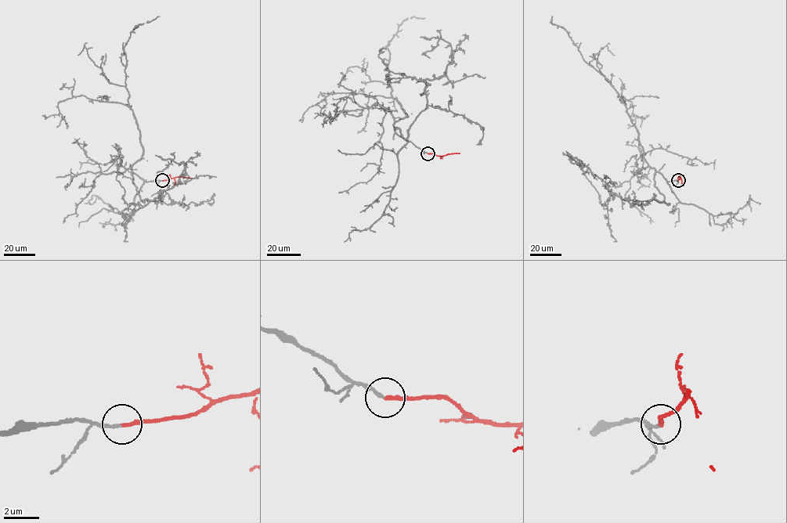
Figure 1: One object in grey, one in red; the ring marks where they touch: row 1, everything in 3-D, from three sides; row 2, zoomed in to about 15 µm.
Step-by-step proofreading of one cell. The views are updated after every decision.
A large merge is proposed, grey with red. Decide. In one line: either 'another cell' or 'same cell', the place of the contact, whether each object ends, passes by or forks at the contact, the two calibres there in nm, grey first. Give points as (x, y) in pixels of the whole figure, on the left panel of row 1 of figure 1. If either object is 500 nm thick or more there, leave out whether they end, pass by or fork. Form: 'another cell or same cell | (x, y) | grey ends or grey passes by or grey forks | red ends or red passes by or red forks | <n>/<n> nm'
same cell | (162, 180) | grey ends | red ends | 170/240 nm

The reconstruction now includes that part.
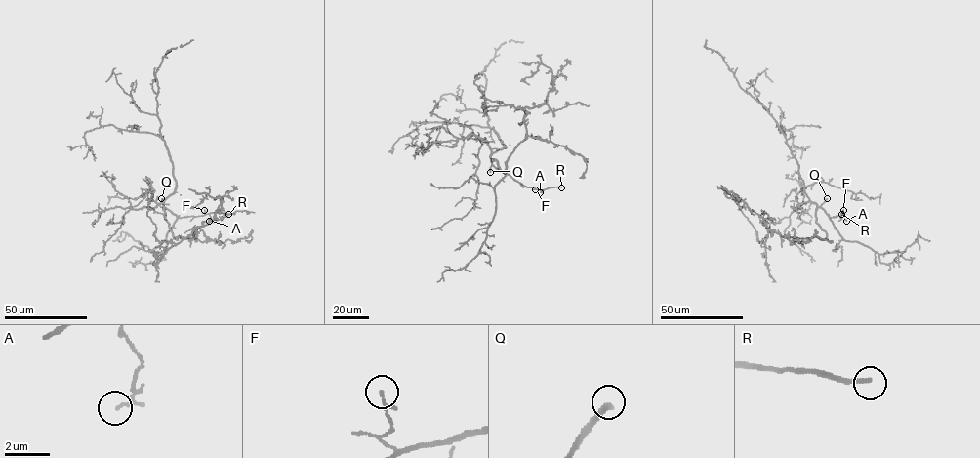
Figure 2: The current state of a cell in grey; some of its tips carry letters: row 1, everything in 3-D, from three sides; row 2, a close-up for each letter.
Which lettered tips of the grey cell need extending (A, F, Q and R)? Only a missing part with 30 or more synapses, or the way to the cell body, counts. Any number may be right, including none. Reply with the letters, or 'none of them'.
Q

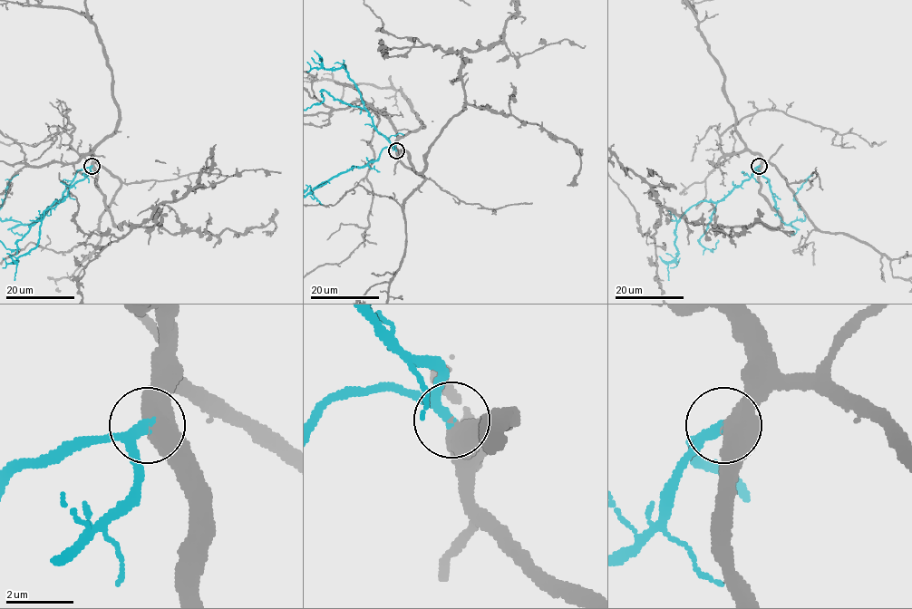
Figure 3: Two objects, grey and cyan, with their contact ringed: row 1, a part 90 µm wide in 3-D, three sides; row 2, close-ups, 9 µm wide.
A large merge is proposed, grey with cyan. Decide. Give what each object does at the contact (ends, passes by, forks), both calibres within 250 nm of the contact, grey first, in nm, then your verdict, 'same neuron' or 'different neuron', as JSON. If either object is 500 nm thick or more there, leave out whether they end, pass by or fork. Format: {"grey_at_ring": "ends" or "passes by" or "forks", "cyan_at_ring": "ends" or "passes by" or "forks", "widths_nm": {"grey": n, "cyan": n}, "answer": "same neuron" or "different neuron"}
{"grey_at_ring": "passes by", "cyan_at_ring": "passes by", "widths_nm": {"grey": 440, "cyan": 240}, "answer": "same neuron"}

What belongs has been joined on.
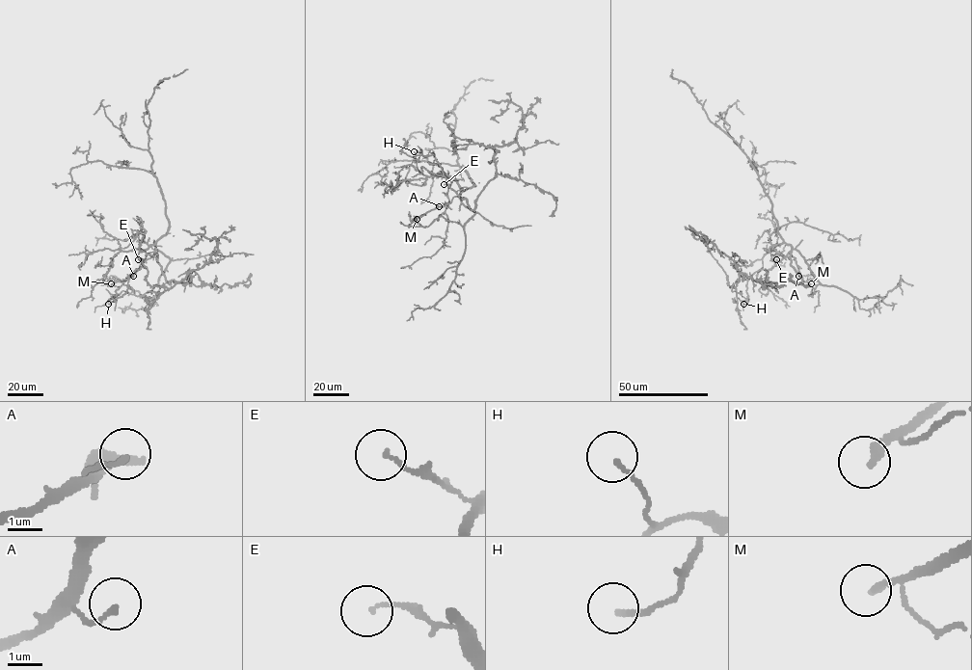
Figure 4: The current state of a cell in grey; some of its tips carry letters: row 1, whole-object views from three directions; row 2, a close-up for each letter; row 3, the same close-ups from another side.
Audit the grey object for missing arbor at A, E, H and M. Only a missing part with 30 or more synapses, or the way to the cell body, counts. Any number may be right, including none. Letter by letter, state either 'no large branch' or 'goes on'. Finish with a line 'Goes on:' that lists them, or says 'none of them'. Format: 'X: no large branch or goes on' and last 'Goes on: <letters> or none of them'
A: no large branch
E: no large branch
H: no large branch
M: goes on
Goes on: M

